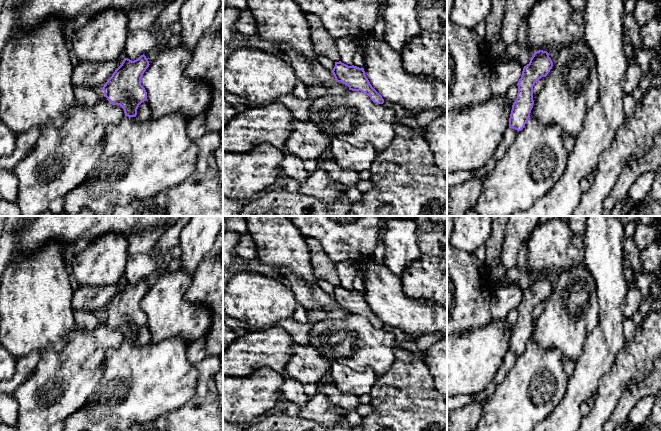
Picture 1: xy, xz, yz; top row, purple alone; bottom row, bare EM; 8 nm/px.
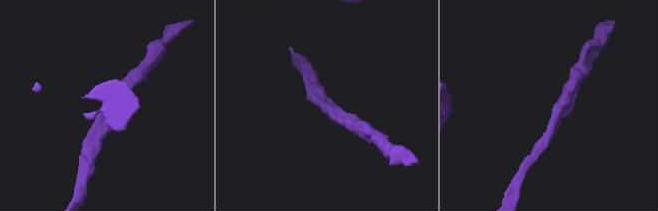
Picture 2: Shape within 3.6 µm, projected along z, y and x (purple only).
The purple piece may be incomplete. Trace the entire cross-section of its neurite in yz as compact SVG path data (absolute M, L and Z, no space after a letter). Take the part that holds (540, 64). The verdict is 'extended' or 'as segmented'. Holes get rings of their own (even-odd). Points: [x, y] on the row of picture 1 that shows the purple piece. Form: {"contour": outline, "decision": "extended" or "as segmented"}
{"contour": "M539 50L534 52L530 62L524 66L521 78L519 79L518 93L509 118L509 128L518 132L527 123L533 108L533 86L542 77L546 77L553 67L553 62L547 51Z", "decision": "as segmented"}

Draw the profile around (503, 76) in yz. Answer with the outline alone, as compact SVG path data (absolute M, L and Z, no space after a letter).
M519 58L512 59L509 63L493 65L491 92L492 95L502 97L507 94L508 88L517 84L521 78L524 66Z

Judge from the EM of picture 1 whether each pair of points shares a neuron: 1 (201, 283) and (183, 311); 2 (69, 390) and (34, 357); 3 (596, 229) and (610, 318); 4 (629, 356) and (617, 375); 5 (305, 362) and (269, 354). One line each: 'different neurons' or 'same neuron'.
1: different neurons
2: different neurons
3: same neuron
4: same neuron
5: different neurons

